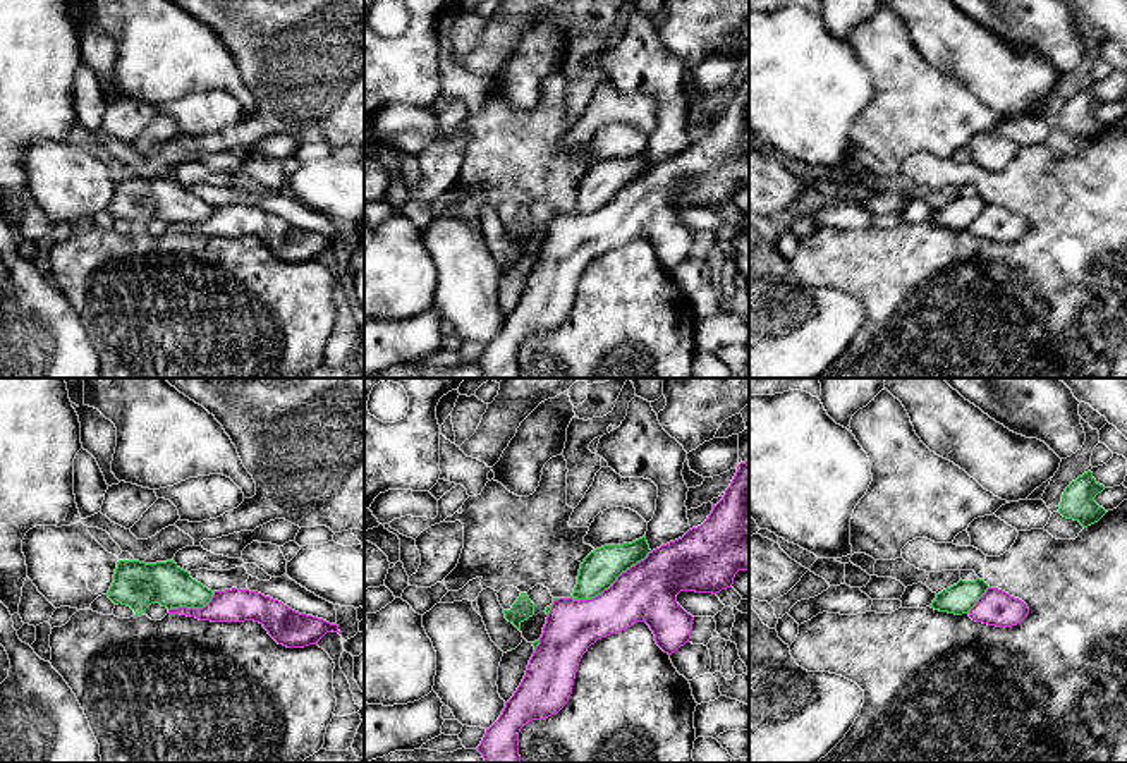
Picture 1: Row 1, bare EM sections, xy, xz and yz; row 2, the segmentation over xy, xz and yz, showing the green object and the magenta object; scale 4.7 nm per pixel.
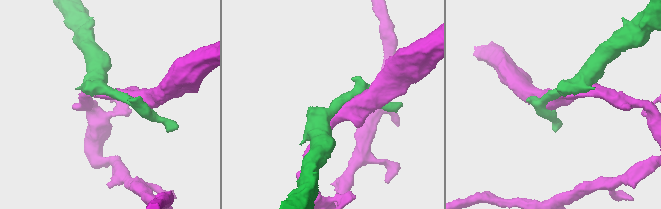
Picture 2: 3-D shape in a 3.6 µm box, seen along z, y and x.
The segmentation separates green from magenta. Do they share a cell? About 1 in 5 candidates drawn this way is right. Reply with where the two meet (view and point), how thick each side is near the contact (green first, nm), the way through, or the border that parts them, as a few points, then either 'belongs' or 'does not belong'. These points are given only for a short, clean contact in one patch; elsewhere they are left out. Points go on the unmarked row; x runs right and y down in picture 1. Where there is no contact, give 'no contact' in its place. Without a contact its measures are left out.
contact xz (610, 200); calibres 180 and 280 nm; does not belong

